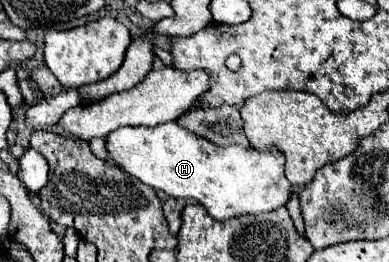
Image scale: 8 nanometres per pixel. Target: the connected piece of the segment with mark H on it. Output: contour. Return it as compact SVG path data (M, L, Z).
M167 122L153 128L119 128L107 136L107 150L127 174L173 198L197 200L219 222L243 214L273 212L285 206L291 196L291 184L285 178L285 156L275 146L265 150L217 146L187 132L177 122Z

